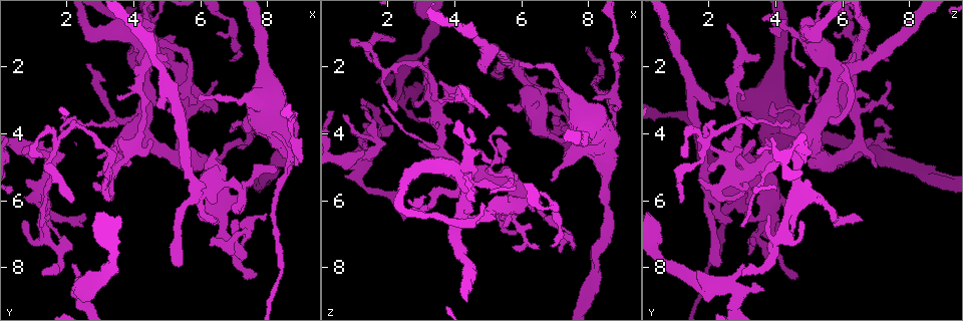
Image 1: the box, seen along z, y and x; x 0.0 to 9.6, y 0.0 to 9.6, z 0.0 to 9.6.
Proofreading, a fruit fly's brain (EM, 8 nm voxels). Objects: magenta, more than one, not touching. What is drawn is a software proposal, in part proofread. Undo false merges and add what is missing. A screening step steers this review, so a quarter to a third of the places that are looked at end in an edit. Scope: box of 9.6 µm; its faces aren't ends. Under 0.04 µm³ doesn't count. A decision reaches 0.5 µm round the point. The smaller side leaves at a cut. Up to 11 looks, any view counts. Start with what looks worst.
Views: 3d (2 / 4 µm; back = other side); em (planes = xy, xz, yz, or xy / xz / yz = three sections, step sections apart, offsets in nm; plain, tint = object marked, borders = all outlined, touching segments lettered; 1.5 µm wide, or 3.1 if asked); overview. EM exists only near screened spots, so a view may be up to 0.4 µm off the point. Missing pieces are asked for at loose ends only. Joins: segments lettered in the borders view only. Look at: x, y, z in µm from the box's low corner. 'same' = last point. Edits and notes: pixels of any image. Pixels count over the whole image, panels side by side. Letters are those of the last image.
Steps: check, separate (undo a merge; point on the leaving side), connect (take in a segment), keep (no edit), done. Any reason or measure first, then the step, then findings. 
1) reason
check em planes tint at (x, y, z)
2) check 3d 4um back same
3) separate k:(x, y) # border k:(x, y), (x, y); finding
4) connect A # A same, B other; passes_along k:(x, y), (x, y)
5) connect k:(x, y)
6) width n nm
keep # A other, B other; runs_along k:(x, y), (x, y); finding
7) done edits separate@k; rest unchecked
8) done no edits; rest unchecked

branch stops here
check 3d 2um at (7.15, 4.40, 7.55)

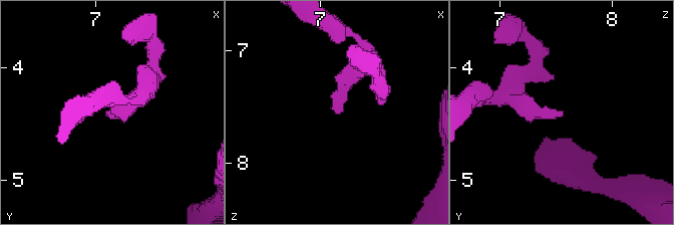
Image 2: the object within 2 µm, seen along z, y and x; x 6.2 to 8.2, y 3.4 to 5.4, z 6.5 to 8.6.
now the EM
check em yz step 8 borders at (7.14, 4.44, 7.56)

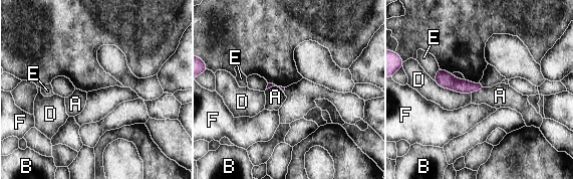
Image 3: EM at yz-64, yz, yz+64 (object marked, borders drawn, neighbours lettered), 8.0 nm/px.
keep # A other, B other, D other, E other, F other; border 3:(482, 86), (472, 94); no lettered segment goes on from it

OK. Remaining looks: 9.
free end
check em planes borders at (3.00, 8.60, 3.60)

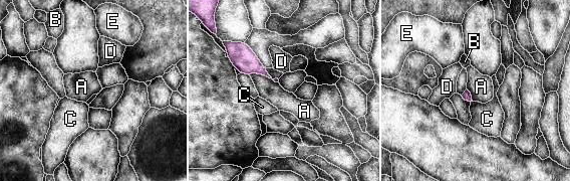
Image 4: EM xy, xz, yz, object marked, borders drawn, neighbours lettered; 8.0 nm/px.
longest_contact A 260 nm
keep # A other, B other, C other, D other, E other; border 4:(249, 73), (261, 73), (278, 82); none of them fits

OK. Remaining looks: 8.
branch stops here
check 3d 4um at (3.55, 2.90, 2.90)

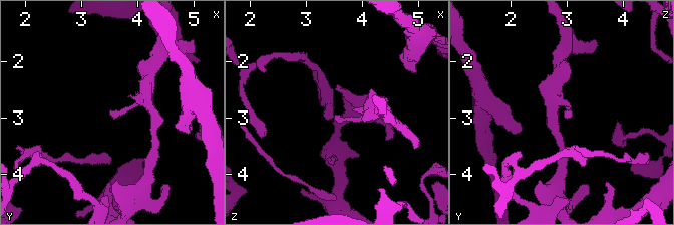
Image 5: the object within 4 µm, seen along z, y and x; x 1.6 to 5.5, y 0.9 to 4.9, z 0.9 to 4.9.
check em planes borders at (3.50, 2.95, 2.95)

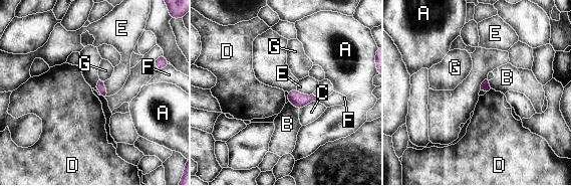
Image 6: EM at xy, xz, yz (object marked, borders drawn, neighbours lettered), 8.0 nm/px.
keep # A other, B other, C other, D other, E other, F other, G other; none of them fits

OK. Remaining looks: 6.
thin end
check 3d 2um at (1.25, 6.75, 3.00)

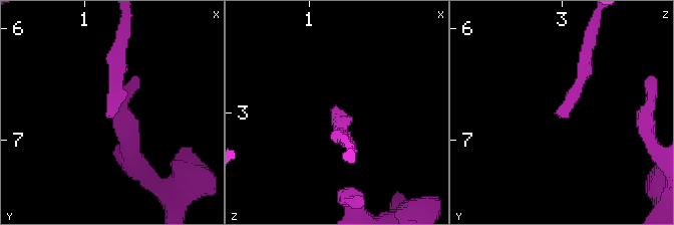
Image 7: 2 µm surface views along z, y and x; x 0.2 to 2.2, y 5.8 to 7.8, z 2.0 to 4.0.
check em yz step 8 tint at (1.24, 6.80, 3.00)

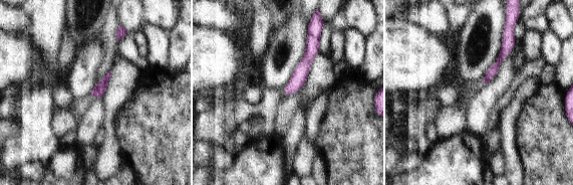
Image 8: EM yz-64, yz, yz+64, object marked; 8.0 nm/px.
check em planes borders same

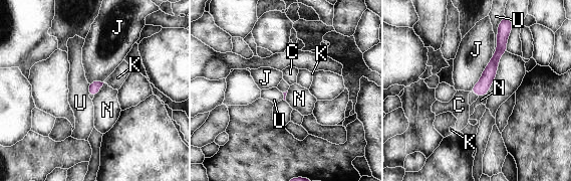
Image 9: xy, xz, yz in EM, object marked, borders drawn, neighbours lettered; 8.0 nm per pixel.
keep # C other, J other, K other, N other, U other; runs_along 9:(500, 40), (500, 51), (478, 93); no lettered segment goes on from it

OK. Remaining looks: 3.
looks like a crossing
check 3d 2um at (3.45, 5.05, 3.35)

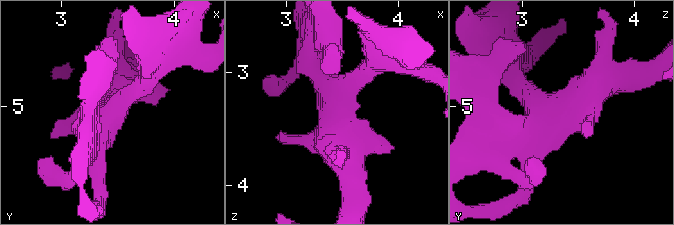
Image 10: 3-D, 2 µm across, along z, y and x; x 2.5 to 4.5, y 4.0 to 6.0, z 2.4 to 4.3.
check em yz step 8 tint at (3.44, 5.06, 3.28)

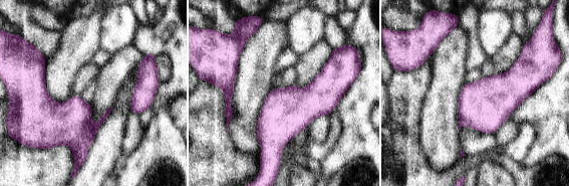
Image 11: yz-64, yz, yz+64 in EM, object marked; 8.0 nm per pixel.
cut it another way
check em planes borders same

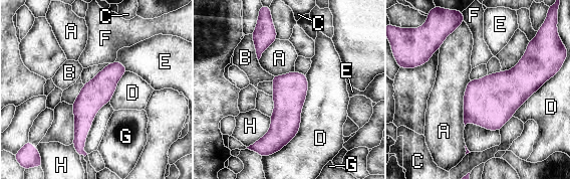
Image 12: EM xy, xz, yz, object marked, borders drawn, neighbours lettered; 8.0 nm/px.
width 220 nm
keep # A other, B other, C other, D other, E other, F other, G other, H other; border 12:(306, 74), (300, 129), (262, 157); continuous, no second neuron

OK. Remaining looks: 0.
done no edits; rest unchecked

